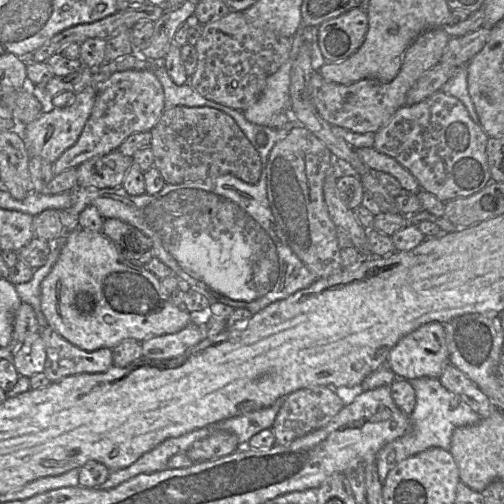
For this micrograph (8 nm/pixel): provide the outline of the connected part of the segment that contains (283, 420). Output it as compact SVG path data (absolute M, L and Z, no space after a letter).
M314 386L297 390L283 399L272 430L275 444L289 445L292 441L308 433L326 426L345 406L333 388L327 386Z

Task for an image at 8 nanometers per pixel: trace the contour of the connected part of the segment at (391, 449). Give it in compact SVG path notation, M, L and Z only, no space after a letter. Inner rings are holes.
M420 377L409 382L416 394L416 405L410 415L410 429L403 436L386 444L378 453L377 470L382 482L391 469L408 457L432 447L449 450L452 434L457 427L475 425L481 420L467 403L447 390L438 378Z

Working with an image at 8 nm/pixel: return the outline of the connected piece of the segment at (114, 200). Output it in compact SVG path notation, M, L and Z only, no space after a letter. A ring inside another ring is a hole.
M224 105L222 111L235 120L257 150L261 159L258 182L251 185L232 174L224 174L196 182L166 184L154 195L144 193L138 196L129 195L122 186L105 189L75 187L71 191L72 205L61 210L62 236L49 241L50 253L46 263L34 270L30 281L14 285L21 301L33 307L41 329L47 326L41 311L41 283L56 263L68 234L79 228L80 213L90 205L95 206L104 219L119 219L150 238L154 257L172 270L182 286L199 288L207 297L208 286L228 297L229 306L234 309L244 308L254 315L266 306L307 288L317 279L281 240L267 196L269 154L276 143L300 124L291 118L284 128L276 131L249 122L242 111ZM261 131L268 136L264 146L256 140Z

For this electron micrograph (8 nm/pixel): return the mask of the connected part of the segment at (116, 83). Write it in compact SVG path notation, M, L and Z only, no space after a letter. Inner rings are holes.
M127 70L112 74L96 86L96 99L91 114L75 144L52 164L53 175L117 150L131 134L150 131L163 112L163 87L152 72Z

